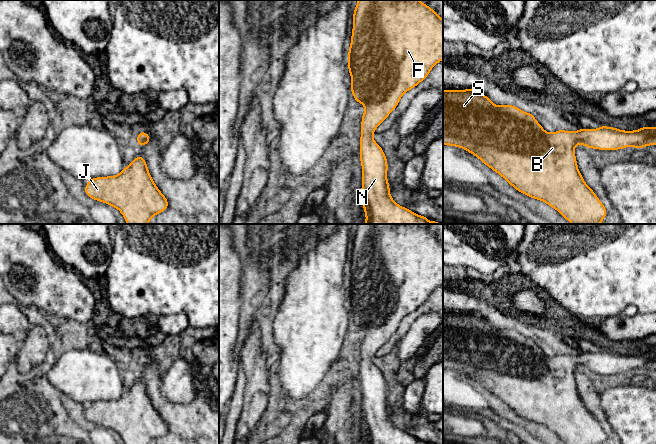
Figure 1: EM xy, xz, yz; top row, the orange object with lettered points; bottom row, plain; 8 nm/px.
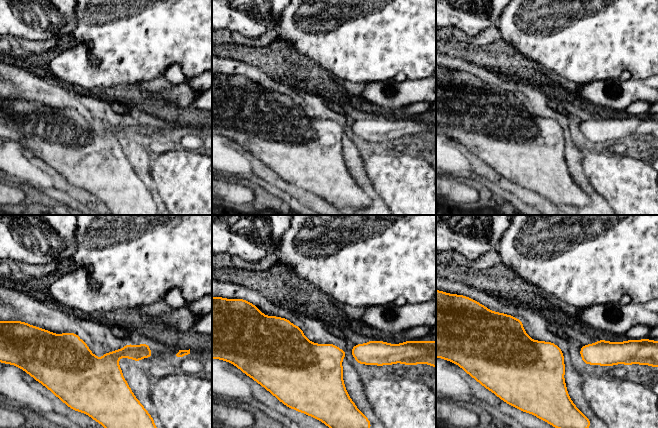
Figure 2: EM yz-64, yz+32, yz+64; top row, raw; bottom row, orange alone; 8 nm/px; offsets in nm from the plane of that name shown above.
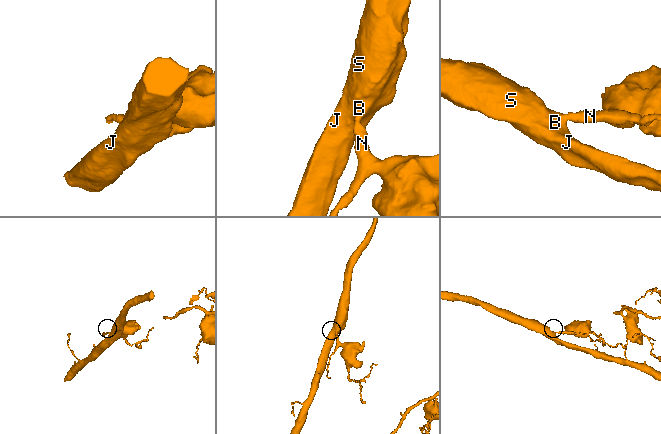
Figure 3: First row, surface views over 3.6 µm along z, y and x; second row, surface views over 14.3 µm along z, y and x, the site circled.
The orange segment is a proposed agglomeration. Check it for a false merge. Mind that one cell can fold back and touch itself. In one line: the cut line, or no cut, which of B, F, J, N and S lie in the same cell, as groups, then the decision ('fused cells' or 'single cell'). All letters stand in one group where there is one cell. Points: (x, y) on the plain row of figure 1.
no cut; B F J N S; single cell

